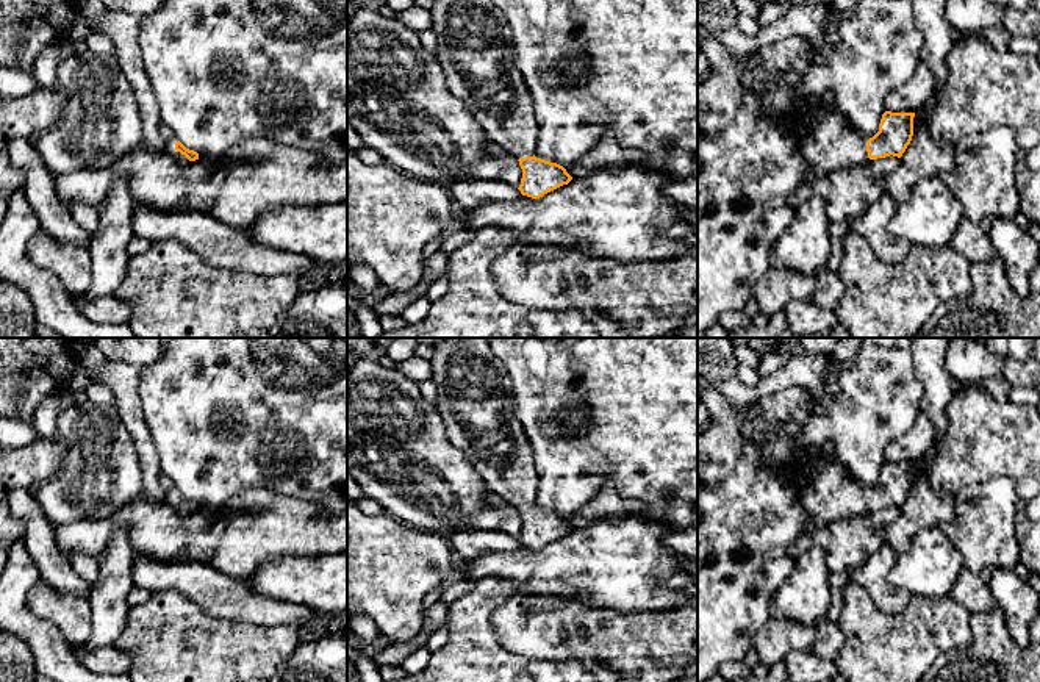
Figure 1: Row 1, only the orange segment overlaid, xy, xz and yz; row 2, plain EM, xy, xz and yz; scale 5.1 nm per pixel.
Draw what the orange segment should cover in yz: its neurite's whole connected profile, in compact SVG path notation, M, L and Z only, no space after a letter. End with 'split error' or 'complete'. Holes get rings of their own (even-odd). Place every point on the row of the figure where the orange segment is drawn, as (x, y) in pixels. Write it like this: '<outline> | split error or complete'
M749 67L741 84L757 94L765 114L779 114L793 124L807 178L868 160L901 158L913 136L915 113L885 111L879 131L866 139L829 100L799 95L801 75L794 70L771 77L762 67Z | split error

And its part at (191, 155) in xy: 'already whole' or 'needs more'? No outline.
needs more

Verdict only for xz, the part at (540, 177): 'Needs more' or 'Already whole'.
Needs more

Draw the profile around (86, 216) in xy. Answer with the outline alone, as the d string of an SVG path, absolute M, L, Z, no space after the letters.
M63 202L63 205L70 211L72 217L80 227L83 227L89 233L97 232L100 217L95 206L81 202Z

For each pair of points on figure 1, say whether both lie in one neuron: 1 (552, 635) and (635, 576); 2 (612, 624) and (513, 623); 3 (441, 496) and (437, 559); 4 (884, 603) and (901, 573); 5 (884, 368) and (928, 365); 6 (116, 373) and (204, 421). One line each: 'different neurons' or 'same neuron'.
1: different neurons
2: same neuron
3: different neurons
4: different neurons
5: different neurons
6: different neurons

